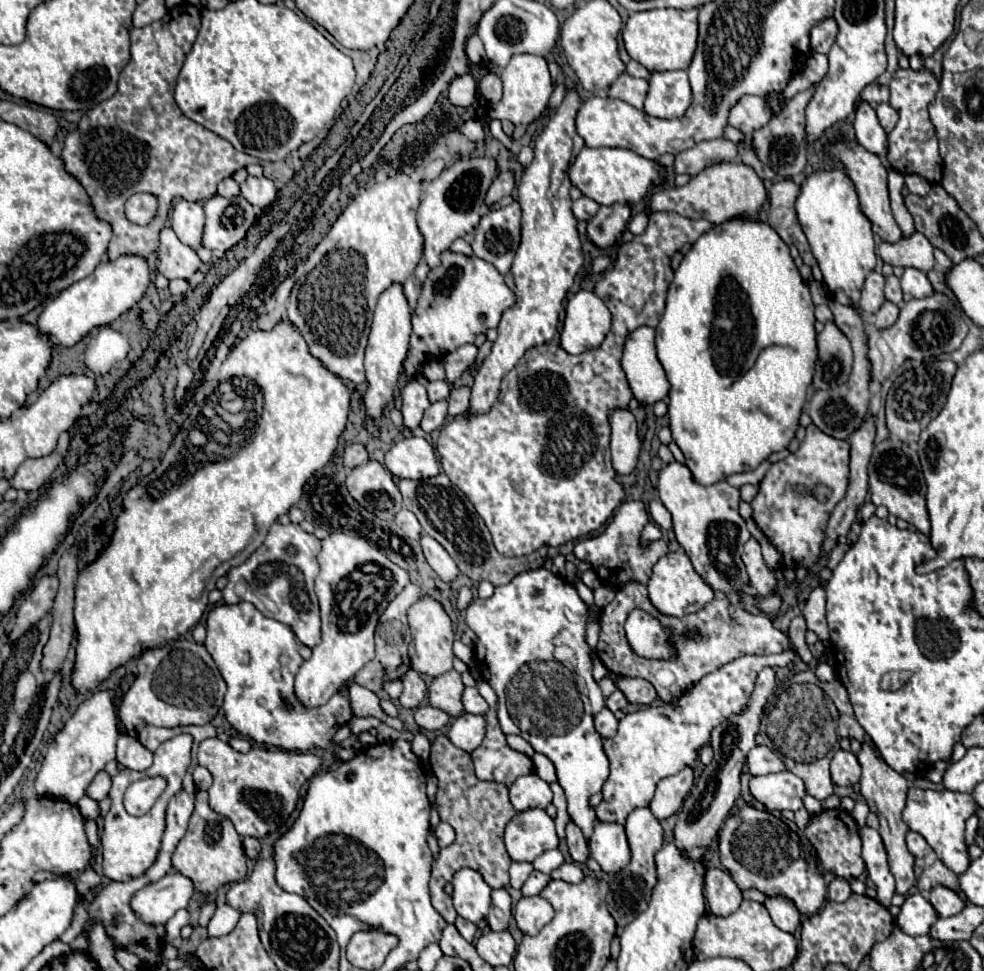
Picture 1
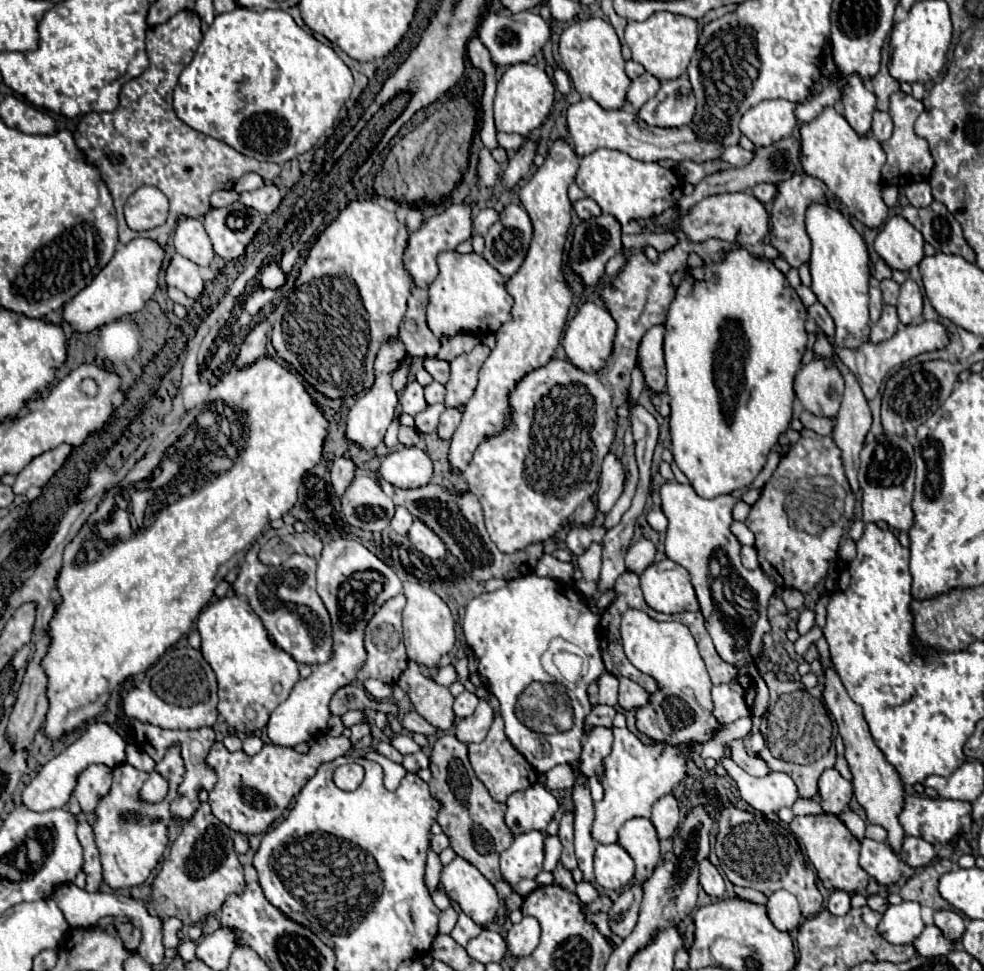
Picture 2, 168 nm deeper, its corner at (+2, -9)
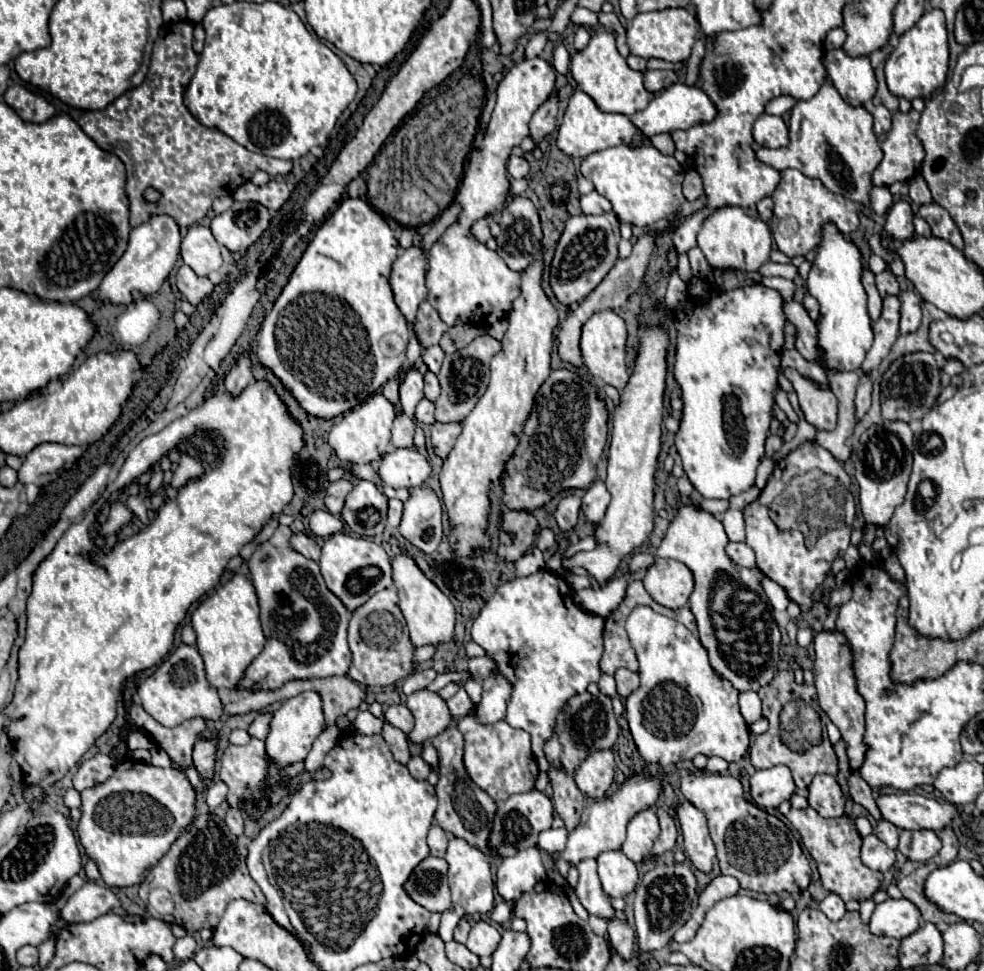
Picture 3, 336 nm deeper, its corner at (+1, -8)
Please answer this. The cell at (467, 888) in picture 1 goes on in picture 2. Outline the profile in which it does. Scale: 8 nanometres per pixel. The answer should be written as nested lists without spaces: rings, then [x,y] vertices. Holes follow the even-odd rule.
[[[454,858],[448,866],[442,868],[442,884],[454,902],[470,916],[480,928],[486,928],[496,918],[500,906],[494,886],[466,860]]]

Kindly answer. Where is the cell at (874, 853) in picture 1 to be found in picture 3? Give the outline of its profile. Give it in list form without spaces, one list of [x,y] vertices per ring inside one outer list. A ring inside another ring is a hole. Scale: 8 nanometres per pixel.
[[[867,835],[863,839],[863,847],[861,847],[861,861],[869,867],[869,869],[877,869],[881,873],[889,871],[895,863],[895,851],[891,851],[877,835]]]

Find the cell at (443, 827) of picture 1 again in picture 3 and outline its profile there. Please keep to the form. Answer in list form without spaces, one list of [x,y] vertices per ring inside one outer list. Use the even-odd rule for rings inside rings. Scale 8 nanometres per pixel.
[[[433,825],[431,831],[429,831],[429,837],[427,837],[427,843],[429,843],[431,855],[435,855],[435,857],[445,857],[447,843],[449,843],[449,835],[447,835],[439,825]]]

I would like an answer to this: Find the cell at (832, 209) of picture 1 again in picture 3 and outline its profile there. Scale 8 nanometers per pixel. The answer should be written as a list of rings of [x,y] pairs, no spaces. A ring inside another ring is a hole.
[[[825,225],[823,229],[823,241],[817,247],[817,257],[813,261],[813,267],[807,277],[807,291],[819,301],[819,319],[817,319],[817,347],[821,349],[819,353],[819,365],[825,371],[857,371],[865,359],[865,353],[869,351],[873,343],[873,329],[871,329],[871,319],[867,313],[867,293],[861,285],[861,253],[859,249],[835,229],[835,225]]]

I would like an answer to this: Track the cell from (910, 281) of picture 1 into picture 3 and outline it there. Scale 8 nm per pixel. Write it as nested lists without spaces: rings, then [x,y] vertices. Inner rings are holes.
[[[907,289],[901,295],[901,323],[899,323],[899,333],[909,335],[915,333],[921,325],[921,297],[913,291]]]

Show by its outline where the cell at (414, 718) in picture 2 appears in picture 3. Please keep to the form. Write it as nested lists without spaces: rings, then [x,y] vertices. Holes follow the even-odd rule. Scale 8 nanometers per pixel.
[[[403,703],[391,705],[391,707],[385,711],[385,721],[391,723],[393,727],[401,729],[403,733],[409,733],[409,731],[411,731],[411,725],[413,725],[411,711],[409,711],[407,705],[403,705]]]

